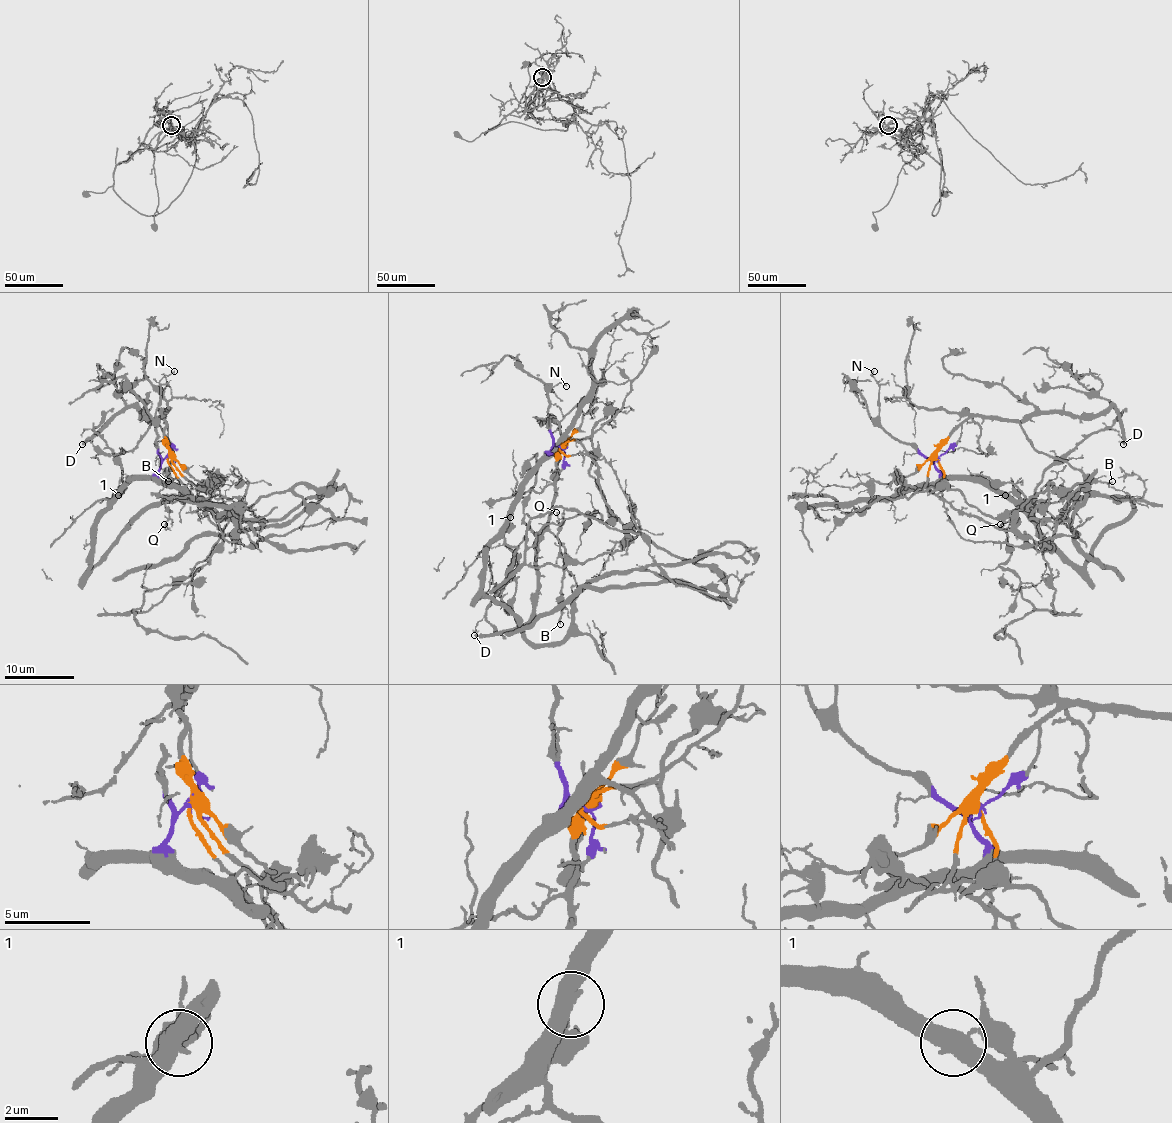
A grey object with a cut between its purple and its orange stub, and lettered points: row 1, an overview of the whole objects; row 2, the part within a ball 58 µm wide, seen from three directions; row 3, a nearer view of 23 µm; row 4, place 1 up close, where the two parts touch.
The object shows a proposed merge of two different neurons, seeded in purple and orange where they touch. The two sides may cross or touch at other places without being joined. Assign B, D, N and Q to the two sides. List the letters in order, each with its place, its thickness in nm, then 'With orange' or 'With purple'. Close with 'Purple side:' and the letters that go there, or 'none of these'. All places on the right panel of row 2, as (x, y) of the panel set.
B: Place: (1112, 481). Thickness 200 nm. With orange
D: Place: (1123, 444). Thickness 280 nm. With orange
N: Place: (874, 371). Thickness 110 nm. With purple
Q: Place: (1000, 524). Thickness 110 nm. With purple
Purple side: N, Q

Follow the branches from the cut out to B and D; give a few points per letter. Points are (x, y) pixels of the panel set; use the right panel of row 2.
B: (936, 458), (936, 449), (965, 421), (998, 416), (1017, 423), (1038, 451), (1065, 459), (1097, 480), (1112, 482)
D: (936, 458), (936, 449), (974, 416), (1015, 420), (1041, 413), (1098, 416), (1110, 407), (1117, 413), (1122, 444)

